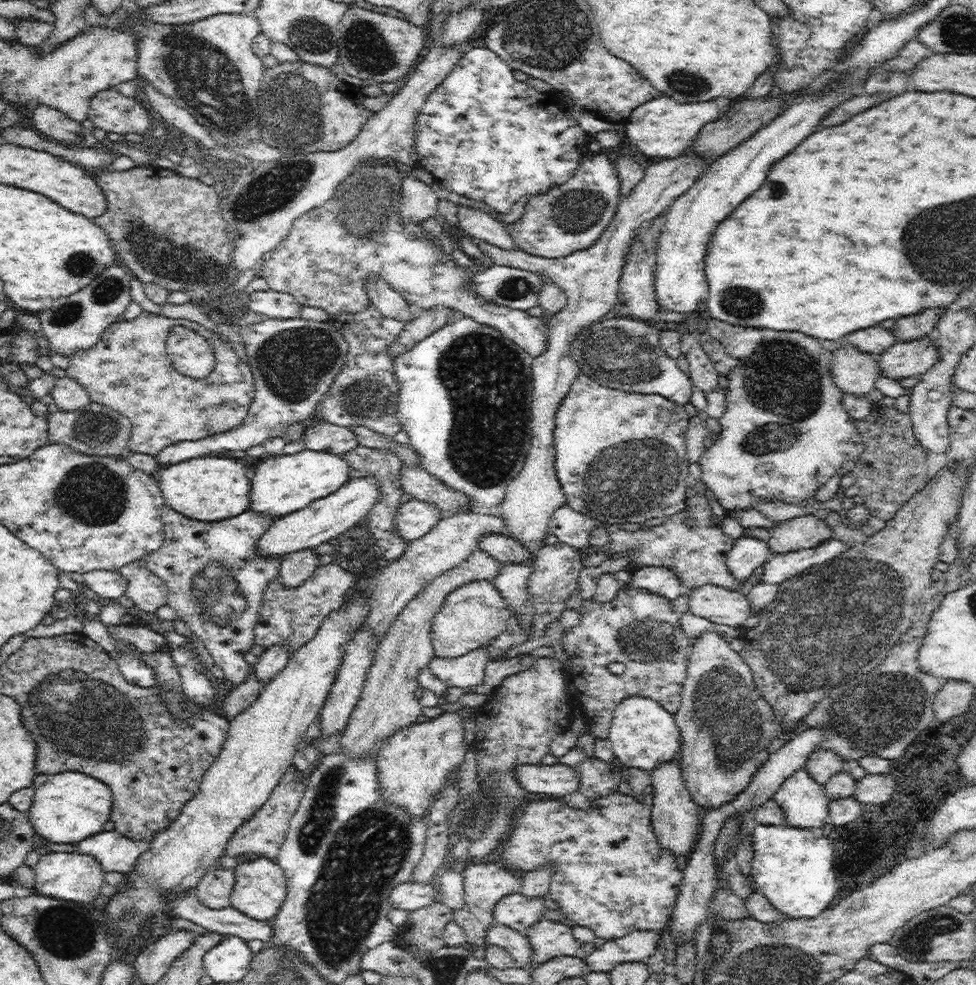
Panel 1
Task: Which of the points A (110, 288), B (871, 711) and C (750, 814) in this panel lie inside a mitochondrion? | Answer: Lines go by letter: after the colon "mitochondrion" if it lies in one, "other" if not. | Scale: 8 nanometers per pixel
A: mitochondrion
B: mitochondrion
C: other

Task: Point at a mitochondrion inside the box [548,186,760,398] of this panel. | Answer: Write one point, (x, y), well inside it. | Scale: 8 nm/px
(614, 353)

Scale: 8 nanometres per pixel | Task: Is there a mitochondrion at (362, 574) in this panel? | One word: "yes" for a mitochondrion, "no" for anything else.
no

